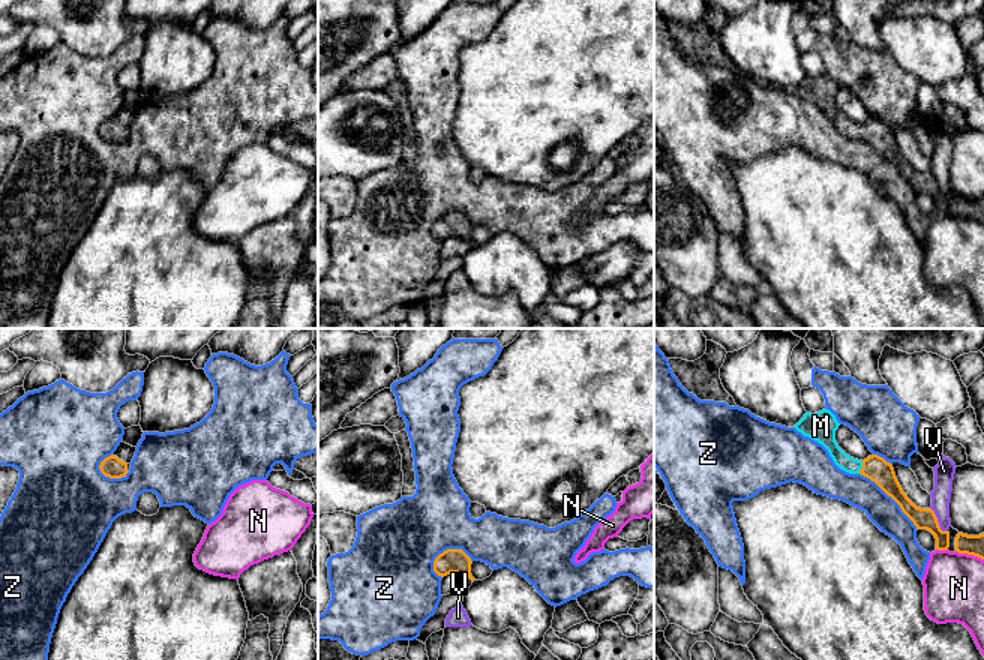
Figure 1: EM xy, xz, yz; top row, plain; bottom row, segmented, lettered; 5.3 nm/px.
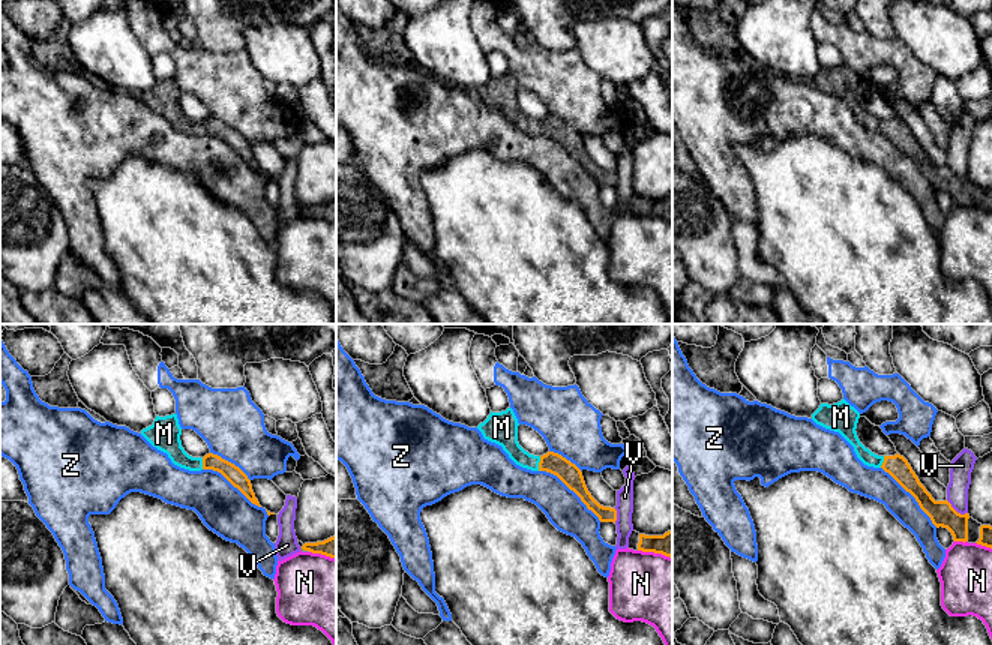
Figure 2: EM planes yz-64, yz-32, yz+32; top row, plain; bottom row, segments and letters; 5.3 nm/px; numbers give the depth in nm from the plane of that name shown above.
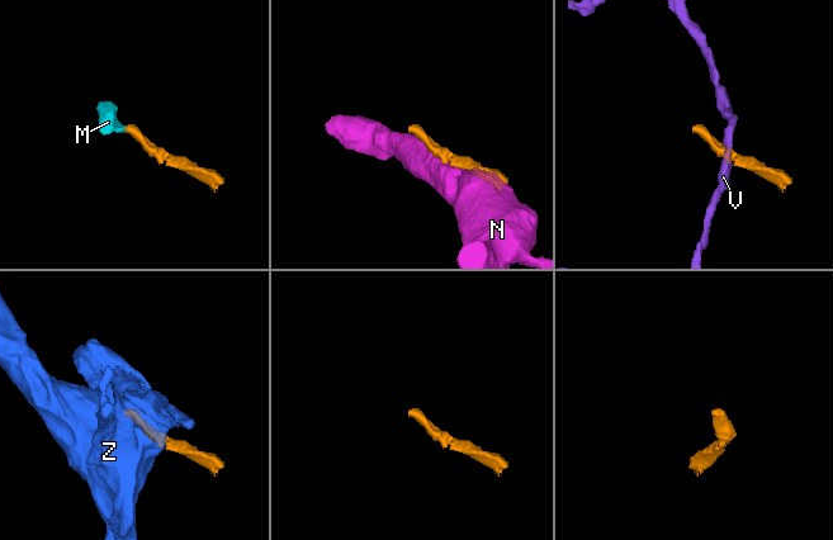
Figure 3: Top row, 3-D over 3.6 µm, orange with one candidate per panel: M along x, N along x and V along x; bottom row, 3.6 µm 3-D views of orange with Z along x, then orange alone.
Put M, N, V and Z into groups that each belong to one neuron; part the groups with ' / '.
M / N / V / Z

